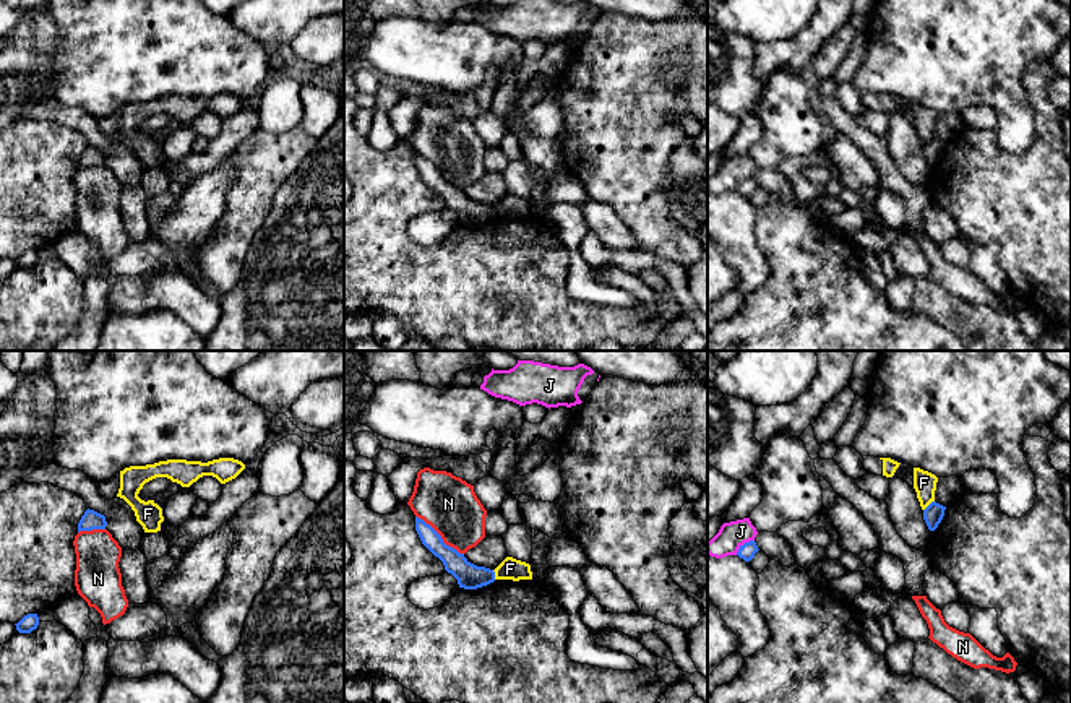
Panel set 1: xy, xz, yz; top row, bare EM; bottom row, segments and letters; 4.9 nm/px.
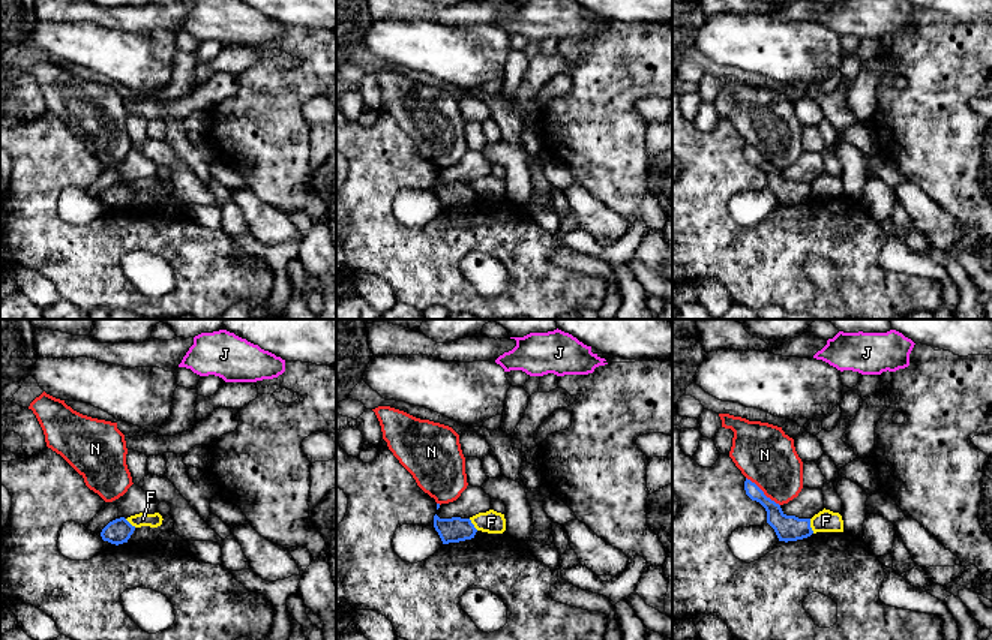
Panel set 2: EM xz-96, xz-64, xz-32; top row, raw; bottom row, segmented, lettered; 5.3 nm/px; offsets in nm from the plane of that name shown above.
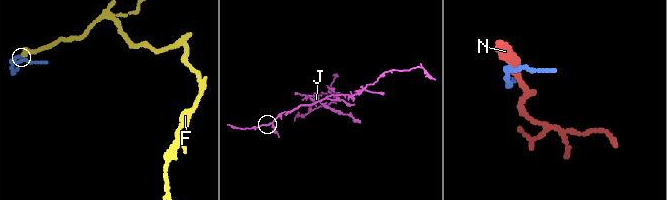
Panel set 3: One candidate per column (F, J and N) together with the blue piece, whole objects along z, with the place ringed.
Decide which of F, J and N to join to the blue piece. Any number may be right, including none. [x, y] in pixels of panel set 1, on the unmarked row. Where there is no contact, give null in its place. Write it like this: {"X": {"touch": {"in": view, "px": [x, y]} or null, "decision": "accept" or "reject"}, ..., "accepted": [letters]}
{"F": {"touch": {"in": "yz", "px": [929, 142]}, "decision": "reject"}, "J": {"touch": {"in": "yz", "px": [744, 181]}, "decision": "reject"}, "N": {"touch": {"in": "xz", "px": [440, 172]}, "decision": "reject"}, "accepted": []}

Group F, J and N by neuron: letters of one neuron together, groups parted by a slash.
F / J / N

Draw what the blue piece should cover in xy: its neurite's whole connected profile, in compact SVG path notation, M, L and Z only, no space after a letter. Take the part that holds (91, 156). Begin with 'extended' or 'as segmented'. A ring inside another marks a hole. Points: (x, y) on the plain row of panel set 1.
as segmented | M88 144L78 159L78 169L92 167L92 166L105 166L105 162L107 162L105 153Z

